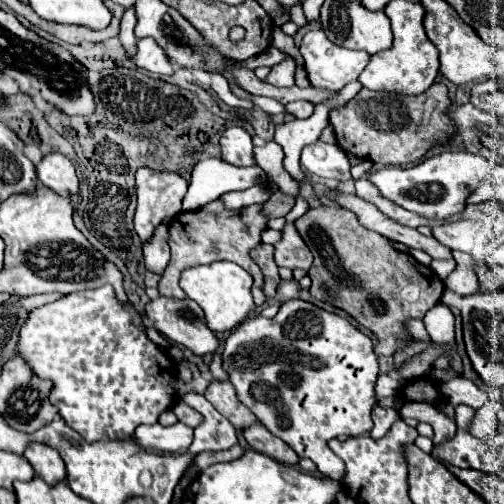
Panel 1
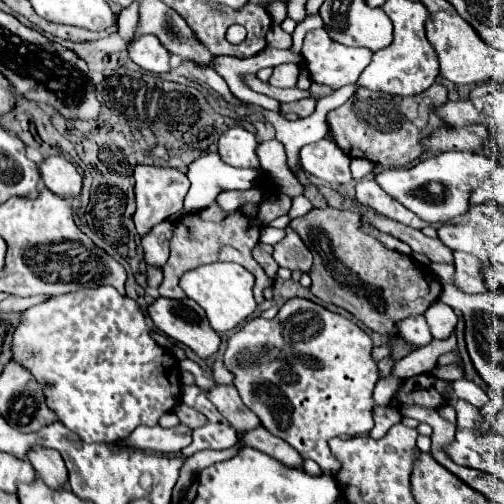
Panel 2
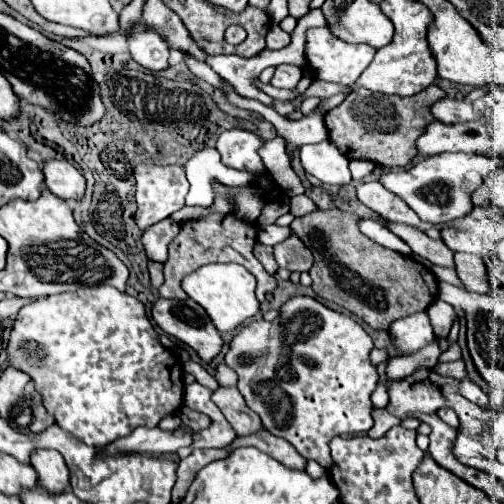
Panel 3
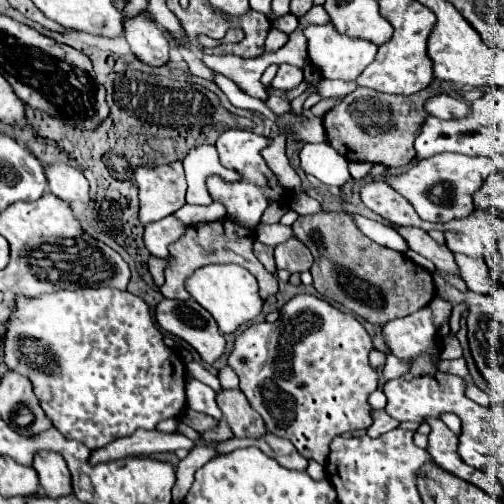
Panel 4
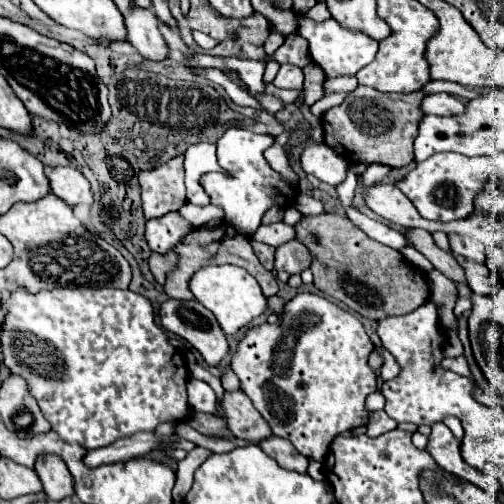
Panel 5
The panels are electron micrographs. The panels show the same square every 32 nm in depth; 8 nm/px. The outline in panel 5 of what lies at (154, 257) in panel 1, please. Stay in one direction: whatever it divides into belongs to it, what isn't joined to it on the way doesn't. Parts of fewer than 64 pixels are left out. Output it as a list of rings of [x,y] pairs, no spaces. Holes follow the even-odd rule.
[[[168,212],[146,222],[146,240],[154,252],[166,254],[192,230],[194,226],[184,216],[180,216],[180,212]]]

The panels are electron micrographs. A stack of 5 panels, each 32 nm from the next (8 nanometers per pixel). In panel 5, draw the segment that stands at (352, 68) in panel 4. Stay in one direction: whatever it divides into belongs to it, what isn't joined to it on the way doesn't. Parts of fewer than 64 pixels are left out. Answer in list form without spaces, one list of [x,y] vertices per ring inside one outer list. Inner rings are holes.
[[[296,14],[296,32],[308,40],[310,58],[314,64],[318,64],[328,78],[336,78],[342,74],[356,74],[364,64],[370,64],[378,52],[378,42],[366,36],[364,32],[356,32],[352,28],[342,26],[334,18],[324,22],[314,22],[312,18],[304,14]]]

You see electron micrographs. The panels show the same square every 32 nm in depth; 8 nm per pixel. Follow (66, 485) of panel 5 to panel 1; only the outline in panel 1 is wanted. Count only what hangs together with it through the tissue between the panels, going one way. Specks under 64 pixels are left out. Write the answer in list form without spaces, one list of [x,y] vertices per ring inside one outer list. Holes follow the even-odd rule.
[[[30,444],[24,452],[24,458],[36,470],[36,476],[46,480],[48,486],[56,486],[66,480],[66,468],[60,454],[44,444]]]

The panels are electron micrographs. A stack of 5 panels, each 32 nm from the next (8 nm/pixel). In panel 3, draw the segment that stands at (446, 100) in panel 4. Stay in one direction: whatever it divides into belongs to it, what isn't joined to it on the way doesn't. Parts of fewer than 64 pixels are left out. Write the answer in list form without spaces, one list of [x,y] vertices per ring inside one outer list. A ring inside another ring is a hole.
[[[448,96],[436,100],[430,104],[432,116],[436,116],[440,122],[460,122],[460,120],[472,120],[472,104],[464,100],[452,100]]]

